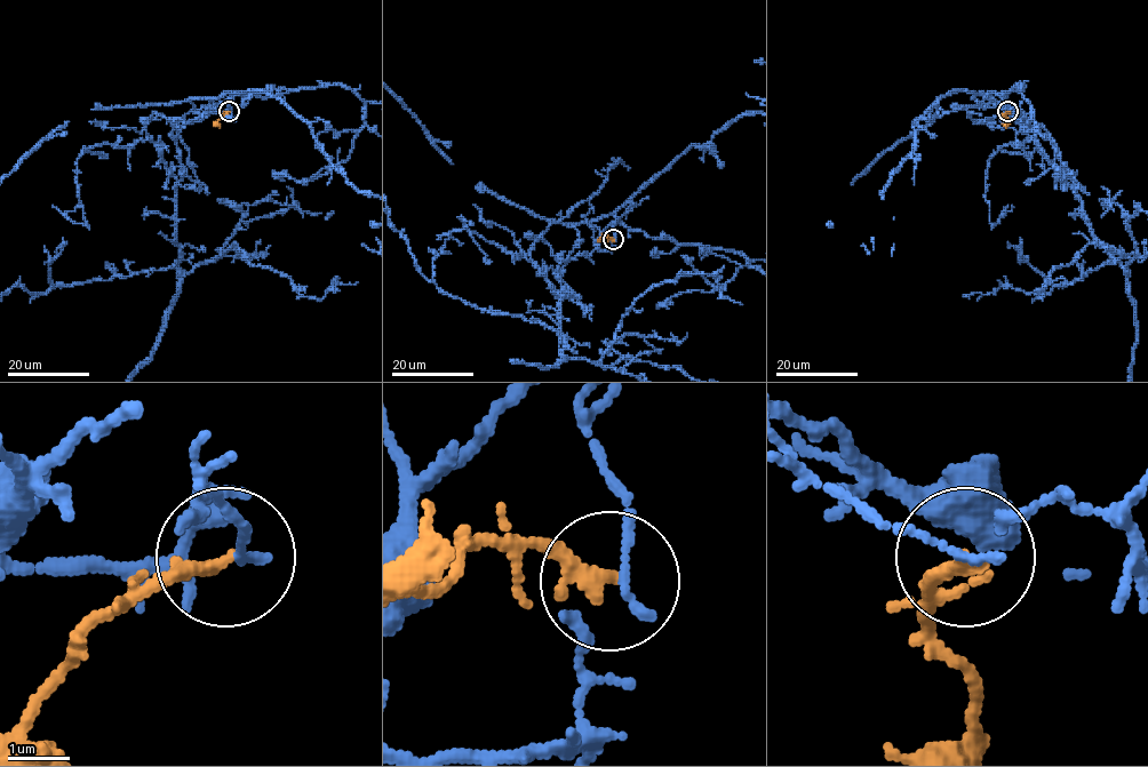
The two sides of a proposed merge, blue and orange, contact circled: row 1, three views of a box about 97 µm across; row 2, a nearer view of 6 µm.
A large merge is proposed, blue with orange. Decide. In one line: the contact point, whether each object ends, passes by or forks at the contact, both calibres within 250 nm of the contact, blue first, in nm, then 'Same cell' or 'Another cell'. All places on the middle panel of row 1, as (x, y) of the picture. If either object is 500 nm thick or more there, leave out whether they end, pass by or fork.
Place: (613, 239). At the ring blue passes by. At the ring orange ends. Thickness 110 nm (blue) against 260 nm. Another cell

